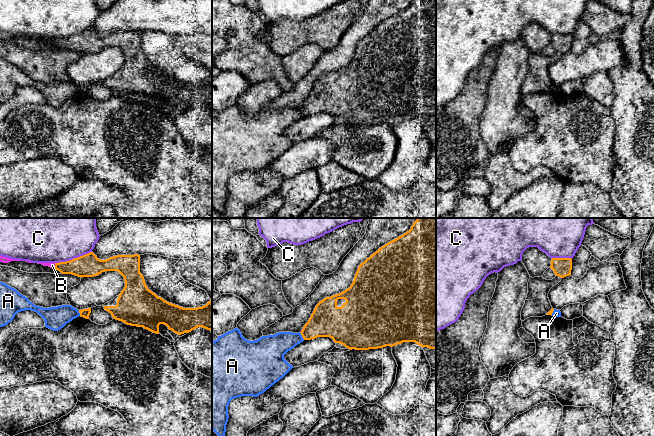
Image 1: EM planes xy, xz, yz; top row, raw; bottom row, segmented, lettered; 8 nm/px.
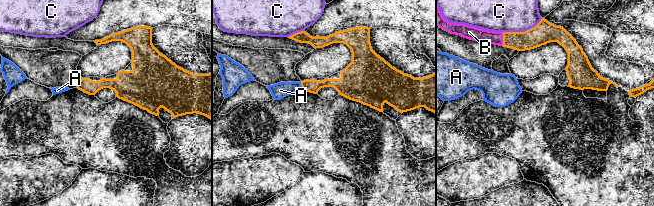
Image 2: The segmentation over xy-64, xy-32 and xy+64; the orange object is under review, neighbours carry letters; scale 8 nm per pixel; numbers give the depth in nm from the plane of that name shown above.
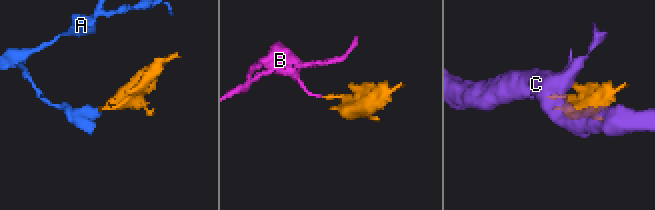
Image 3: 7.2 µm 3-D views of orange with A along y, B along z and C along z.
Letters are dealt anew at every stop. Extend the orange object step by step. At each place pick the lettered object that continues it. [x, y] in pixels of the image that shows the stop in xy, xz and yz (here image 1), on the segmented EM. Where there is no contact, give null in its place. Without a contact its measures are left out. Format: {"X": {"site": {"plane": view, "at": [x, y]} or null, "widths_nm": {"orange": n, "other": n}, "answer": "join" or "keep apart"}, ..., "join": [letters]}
{"A": {"site": {"plane": "xz", "at": [302, 336]}, "widths_nm": {"orange": 280, "other": 200}, "answer": "keep apart"}, "B": {"site": {"plane": "xy", "at": [55, 265]}, "widths_nm": {"orange": 180, "other": 50}, "answer": "join"}, "C": {"site": {"plane": "xy", "at": [74, 258]}, "widths_nm": {"orange": 190, "other": 500}, "answer": "keep apart"}, "join": ["B"]}

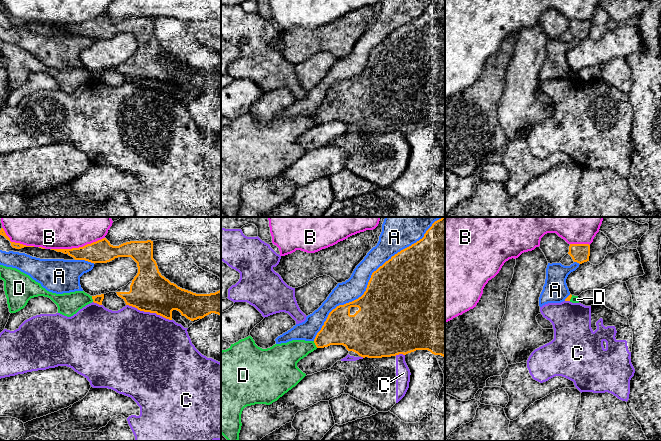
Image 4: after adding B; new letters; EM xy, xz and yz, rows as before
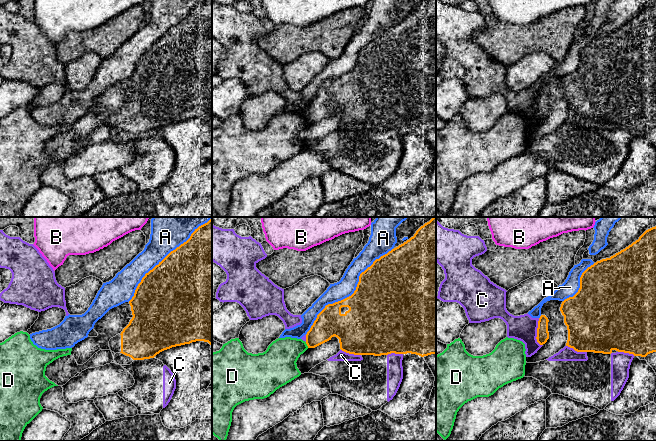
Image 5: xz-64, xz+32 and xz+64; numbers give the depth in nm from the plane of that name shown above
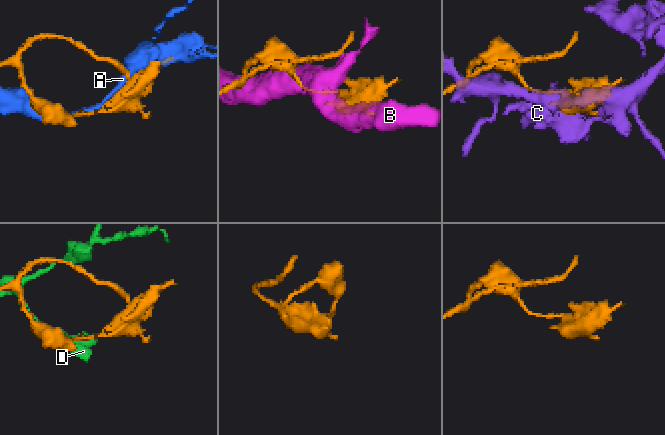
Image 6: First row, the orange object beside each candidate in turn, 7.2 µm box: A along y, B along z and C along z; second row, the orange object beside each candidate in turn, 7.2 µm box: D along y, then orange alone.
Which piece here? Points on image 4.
{"A": {"site": {"plane": "xz", "at": [371, 277]}, "widths_nm": {"orange": 500, "other": 170}, "answer": "keep apart"}, "B": {"site": {"plane": "xy", "at": [77, 248]}, "widths_nm": {"orange": 190, "other": 480}, "answer": "keep apart"}, "C": {"site": {"plane": "xy", "at": [149, 311]}, "widths_nm": {"orange": 320, "other": 480}, "answer": "keep apart"}, "D": {"site": {"plane": "xz", "at": [315, 344]}, "widths_nm": {"orange": 280, "other": 200}, "answer": "keep apart"}, "join": []}

